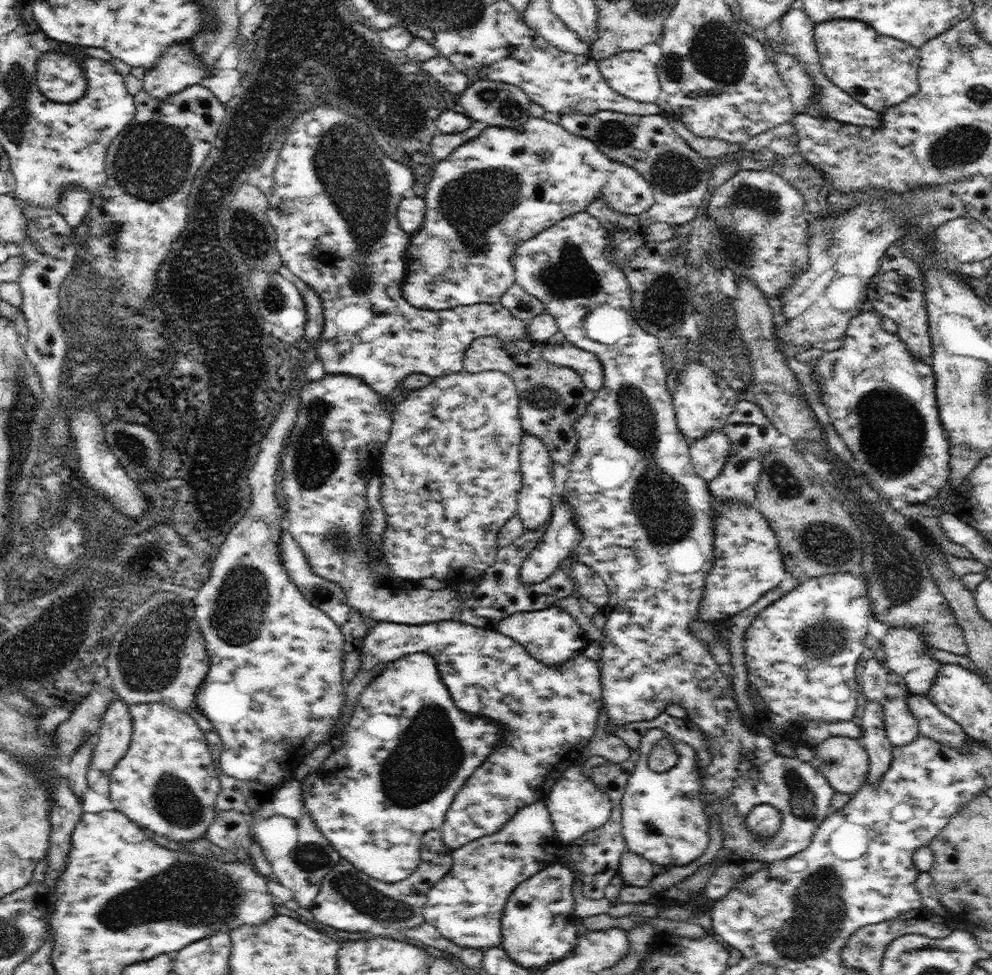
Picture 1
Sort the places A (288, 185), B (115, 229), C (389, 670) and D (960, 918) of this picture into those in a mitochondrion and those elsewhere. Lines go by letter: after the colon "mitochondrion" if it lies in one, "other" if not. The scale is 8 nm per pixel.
A: other
B: other
C: other
D: other

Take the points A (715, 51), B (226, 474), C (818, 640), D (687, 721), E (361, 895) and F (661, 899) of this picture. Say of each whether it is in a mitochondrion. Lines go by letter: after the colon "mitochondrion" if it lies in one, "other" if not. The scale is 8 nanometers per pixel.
A: mitochondrion
B: other
C: mitochondrion
D: other
E: mitochondrion
F: other

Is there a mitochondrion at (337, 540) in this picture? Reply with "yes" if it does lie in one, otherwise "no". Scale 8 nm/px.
yes

